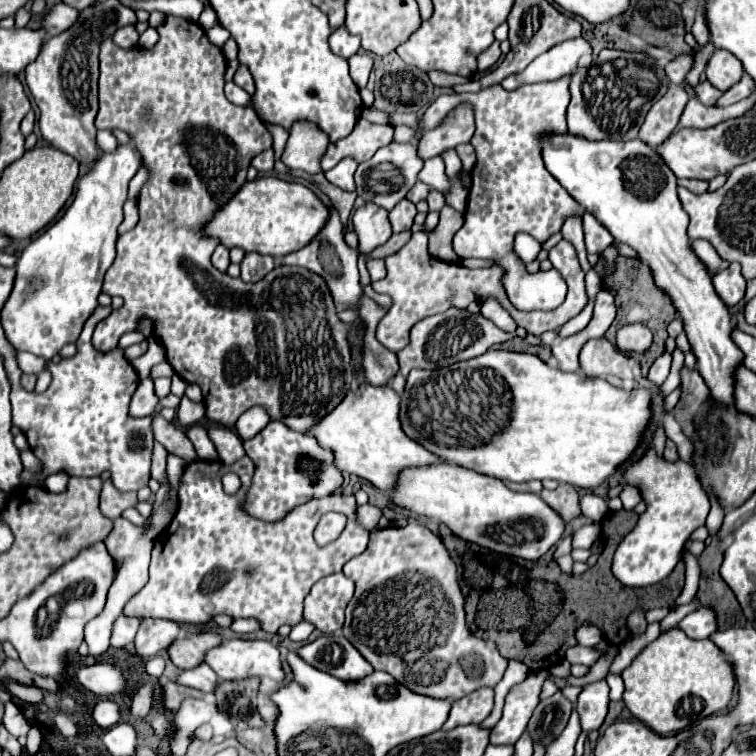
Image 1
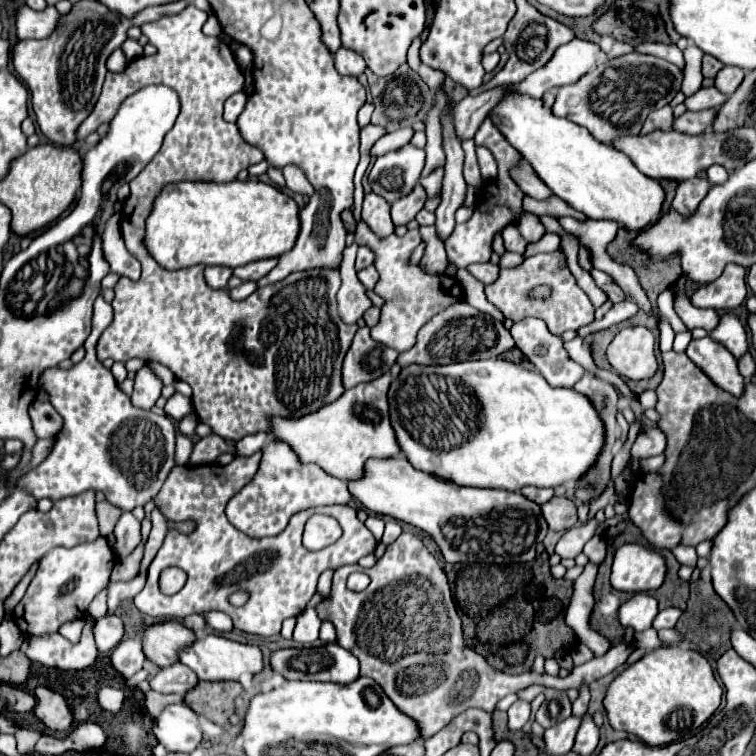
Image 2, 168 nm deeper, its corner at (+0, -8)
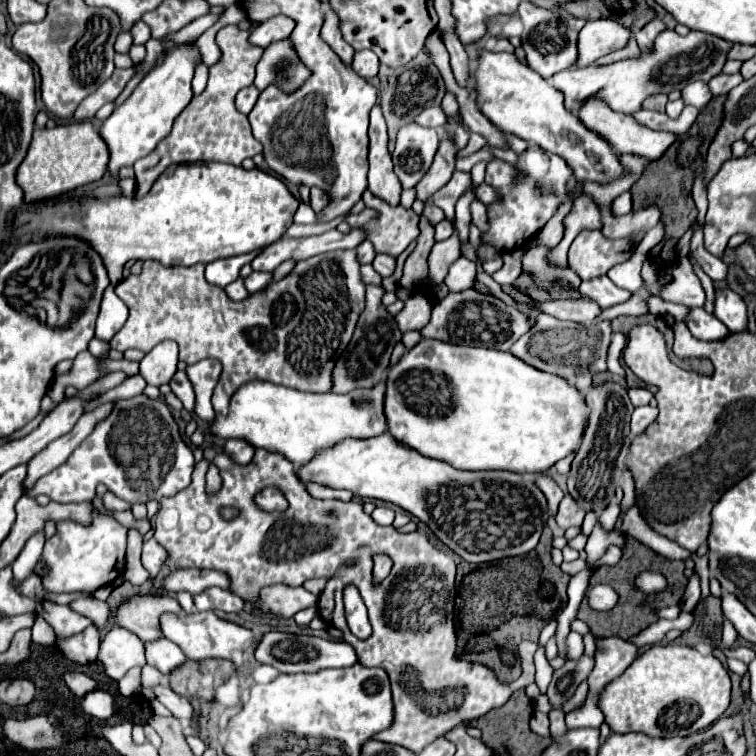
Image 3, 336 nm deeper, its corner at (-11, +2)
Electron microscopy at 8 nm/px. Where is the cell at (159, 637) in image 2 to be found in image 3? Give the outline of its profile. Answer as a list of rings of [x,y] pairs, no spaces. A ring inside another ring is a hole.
[[[135,594],[121,600],[113,612],[113,620],[117,626],[137,634],[143,642],[151,642],[163,636],[159,632],[159,616],[163,612],[181,612],[181,606],[171,596]]]

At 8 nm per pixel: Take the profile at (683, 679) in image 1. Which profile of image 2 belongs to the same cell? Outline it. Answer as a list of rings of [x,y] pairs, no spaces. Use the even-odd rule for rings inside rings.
[[[678,644],[668,648],[656,648],[644,654],[638,662],[634,662],[626,670],[622,670],[608,688],[604,708],[612,728],[626,730],[628,734],[636,736],[638,740],[644,740],[650,746],[664,746],[670,742],[678,742],[680,738],[690,738],[692,732],[698,730],[718,710],[720,702],[722,702],[722,688],[716,682],[714,670],[708,664],[708,660],[700,652]]]

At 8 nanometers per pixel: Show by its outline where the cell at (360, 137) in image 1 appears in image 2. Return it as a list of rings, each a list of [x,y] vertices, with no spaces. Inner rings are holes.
[[[400,128],[400,130],[396,130],[396,132],[390,132],[390,134],[382,136],[382,138],[370,148],[370,158],[378,158],[378,156],[382,156],[382,154],[386,154],[386,152],[392,152],[392,150],[402,148],[404,144],[410,142],[412,134],[414,134],[412,128]]]

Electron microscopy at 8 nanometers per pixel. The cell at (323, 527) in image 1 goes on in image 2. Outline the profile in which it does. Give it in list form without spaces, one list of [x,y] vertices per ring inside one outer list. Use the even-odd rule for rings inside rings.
[[[314,514],[306,522],[304,530],[304,546],[308,550],[322,550],[330,544],[334,544],[342,536],[342,528],[338,520],[324,514]]]

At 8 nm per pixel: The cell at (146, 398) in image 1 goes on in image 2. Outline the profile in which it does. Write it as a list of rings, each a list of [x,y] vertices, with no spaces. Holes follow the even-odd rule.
[[[144,366],[142,370],[138,370],[136,380],[134,380],[132,404],[136,408],[150,410],[156,404],[156,400],[160,398],[160,390],[162,390],[162,382],[154,376],[154,372],[148,366]]]

